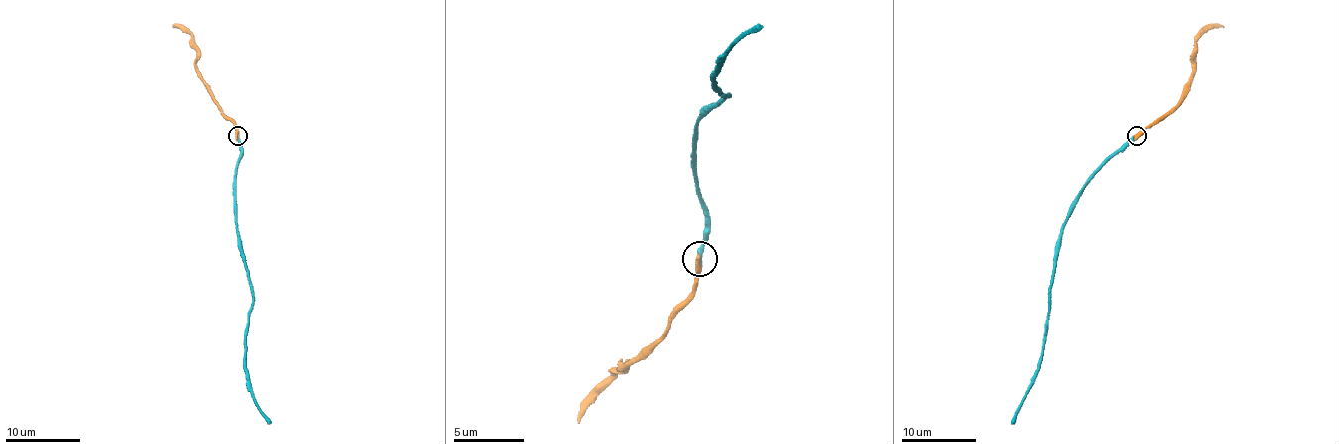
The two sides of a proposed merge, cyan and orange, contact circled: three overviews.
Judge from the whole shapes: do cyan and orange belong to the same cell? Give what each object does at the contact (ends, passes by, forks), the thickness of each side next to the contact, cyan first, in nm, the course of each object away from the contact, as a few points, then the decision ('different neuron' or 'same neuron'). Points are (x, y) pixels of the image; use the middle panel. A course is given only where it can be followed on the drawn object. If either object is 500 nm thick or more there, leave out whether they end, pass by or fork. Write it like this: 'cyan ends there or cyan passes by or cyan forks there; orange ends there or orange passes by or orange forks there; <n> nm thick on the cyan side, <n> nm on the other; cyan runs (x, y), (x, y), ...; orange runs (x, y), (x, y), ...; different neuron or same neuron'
cyan ends there; orange ends there; 460 nm thick on the cyan side, 480 nm on the other; cyan runs (700, 258), (704, 202), (697, 191), (697, 124), (728, 96), (714, 86), (721, 58), (760, 23); orange runs (697, 258), (697, 286), (662, 335), (620, 370), (577, 423); same neuron

